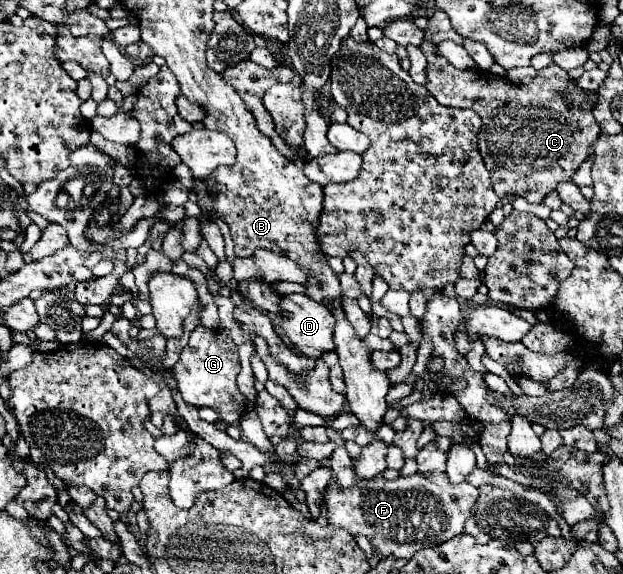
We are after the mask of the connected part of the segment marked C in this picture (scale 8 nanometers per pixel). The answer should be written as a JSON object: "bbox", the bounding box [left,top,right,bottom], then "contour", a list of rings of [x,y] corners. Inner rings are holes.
{"bbox":[420,42,600,204],"contour":[[[422,42],[420,50],[428,60],[426,68],[426,90],[442,104],[450,108],[470,108],[482,116],[482,130],[478,134],[478,150],[488,172],[500,178],[500,186],[512,188],[512,194],[524,196],[528,202],[540,204],[546,194],[554,192],[560,182],[570,182],[578,166],[588,158],[590,146],[598,140],[600,130],[588,108],[574,108],[564,104],[558,96],[562,92],[568,74],[558,66],[550,64],[540,70],[538,78],[530,84],[512,84],[494,76],[492,72],[480,70],[456,70],[444,56],[438,56],[438,48],[432,42]]]}

